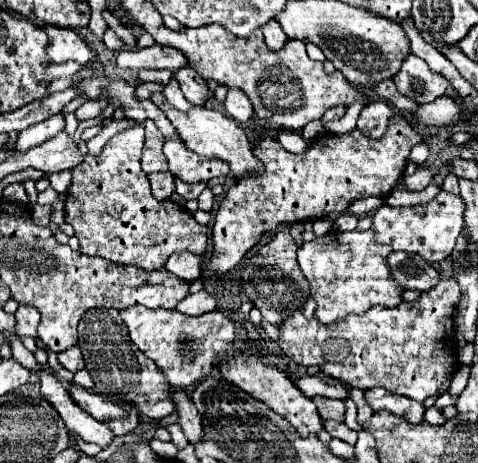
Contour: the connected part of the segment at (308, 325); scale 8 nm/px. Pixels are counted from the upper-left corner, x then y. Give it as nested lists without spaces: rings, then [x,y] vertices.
[[[445,258],[439,266],[439,282],[431,290],[421,292],[415,302],[401,302],[393,308],[377,305],[365,316],[349,316],[349,320],[341,320],[341,324],[331,328],[319,326],[315,318],[307,320],[297,310],[281,324],[279,346],[295,364],[319,366],[327,376],[361,390],[383,386],[417,402],[433,398],[459,370],[457,348],[453,348],[453,312],[459,288],[451,272],[451,260]]]

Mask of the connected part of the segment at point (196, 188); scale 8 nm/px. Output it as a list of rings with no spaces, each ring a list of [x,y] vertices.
[[[175,176],[175,192],[177,192],[179,196],[183,196],[185,200],[195,200],[195,198],[199,198],[199,194],[201,194],[205,188],[207,188],[207,182],[187,184],[187,182],[183,182],[183,180],[179,180],[179,178]]]

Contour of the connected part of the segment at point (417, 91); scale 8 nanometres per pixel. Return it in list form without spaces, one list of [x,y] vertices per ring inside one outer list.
[[[413,54],[403,58],[399,72],[393,76],[393,82],[403,96],[415,100],[417,104],[433,102],[449,88],[449,80],[443,74],[427,68],[427,64]]]

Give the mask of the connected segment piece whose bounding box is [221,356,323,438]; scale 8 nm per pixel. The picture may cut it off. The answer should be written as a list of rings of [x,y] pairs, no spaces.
[[[239,356],[237,360],[223,362],[221,374],[225,380],[235,384],[237,388],[243,388],[243,392],[251,394],[255,400],[267,404],[273,412],[281,414],[303,438],[307,438],[309,434],[319,434],[323,430],[323,420],[315,408],[315,402],[311,398],[303,396],[297,388],[293,388],[293,382],[289,380],[289,376],[285,372],[277,370],[275,366],[263,364],[257,356],[247,356],[245,360],[241,360],[241,356]]]

